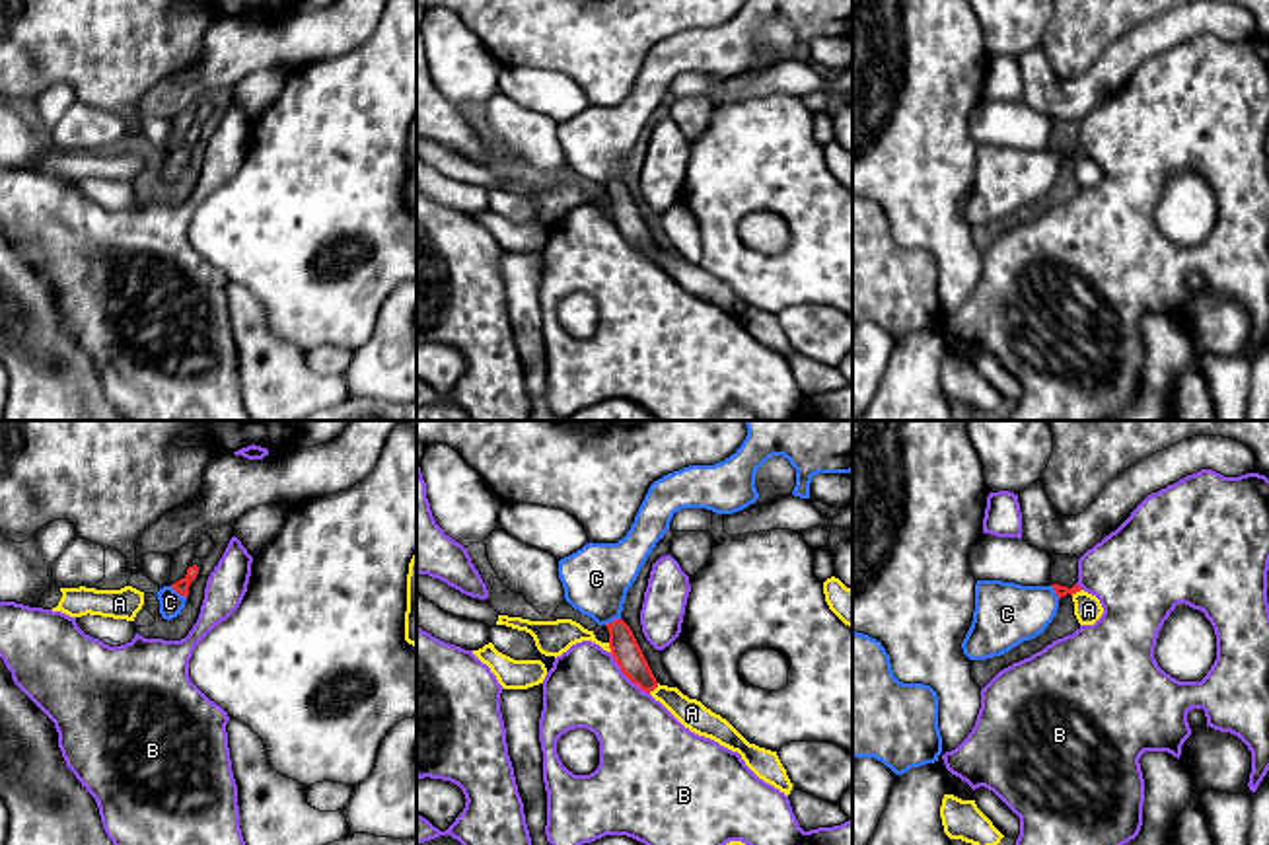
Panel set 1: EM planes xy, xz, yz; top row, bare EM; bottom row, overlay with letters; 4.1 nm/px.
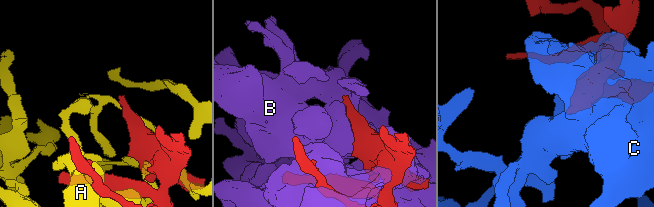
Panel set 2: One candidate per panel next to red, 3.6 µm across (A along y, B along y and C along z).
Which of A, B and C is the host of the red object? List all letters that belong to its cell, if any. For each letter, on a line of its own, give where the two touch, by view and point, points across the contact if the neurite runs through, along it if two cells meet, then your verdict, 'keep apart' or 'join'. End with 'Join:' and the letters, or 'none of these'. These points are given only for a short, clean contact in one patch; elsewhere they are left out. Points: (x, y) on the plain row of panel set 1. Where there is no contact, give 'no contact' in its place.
A: contact xz (652, 254); keep apart
B: contact xz (627, 240); keep apart
C: contact xy (178, 156); way xy (181, 150), (178, 156), (170, 166); join
Join: C

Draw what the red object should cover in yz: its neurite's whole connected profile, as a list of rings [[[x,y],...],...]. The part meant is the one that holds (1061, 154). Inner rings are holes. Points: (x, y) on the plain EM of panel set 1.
[[[977,144],[971,191],[961,206],[969,224],[1000,220],[1047,193],[1059,164],[1082,152],[1051,148],[1022,150],[1002,144]]]

